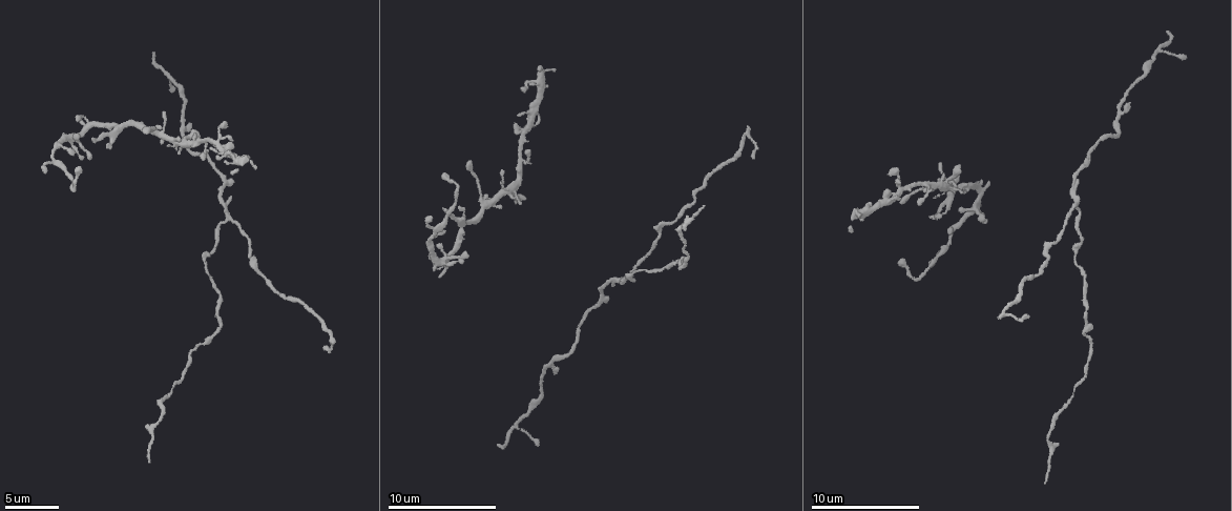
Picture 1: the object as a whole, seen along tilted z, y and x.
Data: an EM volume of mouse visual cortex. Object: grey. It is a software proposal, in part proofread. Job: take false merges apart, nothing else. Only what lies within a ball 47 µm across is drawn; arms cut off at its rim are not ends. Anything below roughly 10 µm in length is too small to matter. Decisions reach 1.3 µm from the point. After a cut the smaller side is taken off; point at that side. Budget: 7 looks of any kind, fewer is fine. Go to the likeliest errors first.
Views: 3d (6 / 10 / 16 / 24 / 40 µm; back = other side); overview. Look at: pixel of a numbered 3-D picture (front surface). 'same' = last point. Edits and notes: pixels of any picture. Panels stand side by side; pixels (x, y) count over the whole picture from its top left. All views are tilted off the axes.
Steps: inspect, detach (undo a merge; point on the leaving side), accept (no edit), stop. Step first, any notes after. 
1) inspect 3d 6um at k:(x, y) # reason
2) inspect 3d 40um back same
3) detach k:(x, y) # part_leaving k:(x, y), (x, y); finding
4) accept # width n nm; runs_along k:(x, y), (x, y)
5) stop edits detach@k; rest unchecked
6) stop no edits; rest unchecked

inspect 3d 10um at 1:(1118, 106)

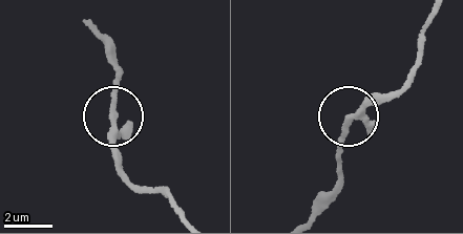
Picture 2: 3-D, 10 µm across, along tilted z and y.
inspect 3d 10um back at 2:(351, 116)

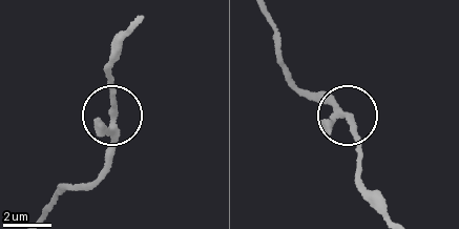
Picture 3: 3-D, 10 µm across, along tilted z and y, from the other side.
accept # runs_along 3:(269, 16), (283, 69), (354, 125), (362, 148), (361, 170); all the same neuron

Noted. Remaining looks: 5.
inspect 3d 10um at 1:(951, 236) # a narrow waist

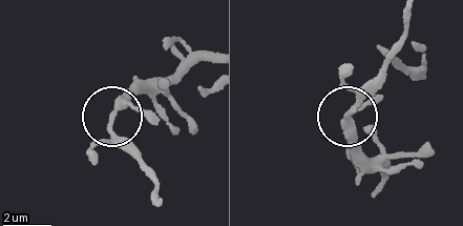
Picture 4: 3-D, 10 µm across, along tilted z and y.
accept # one neuron here

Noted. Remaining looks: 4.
inspect 3d 16um at 1:(515, 181) # looks like a crossing

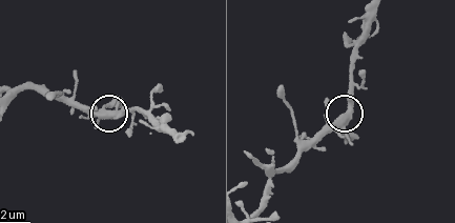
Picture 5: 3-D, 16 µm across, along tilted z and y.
accept # width 410 nm; all the same neuron

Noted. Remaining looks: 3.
stop no edits; rest unchecked

